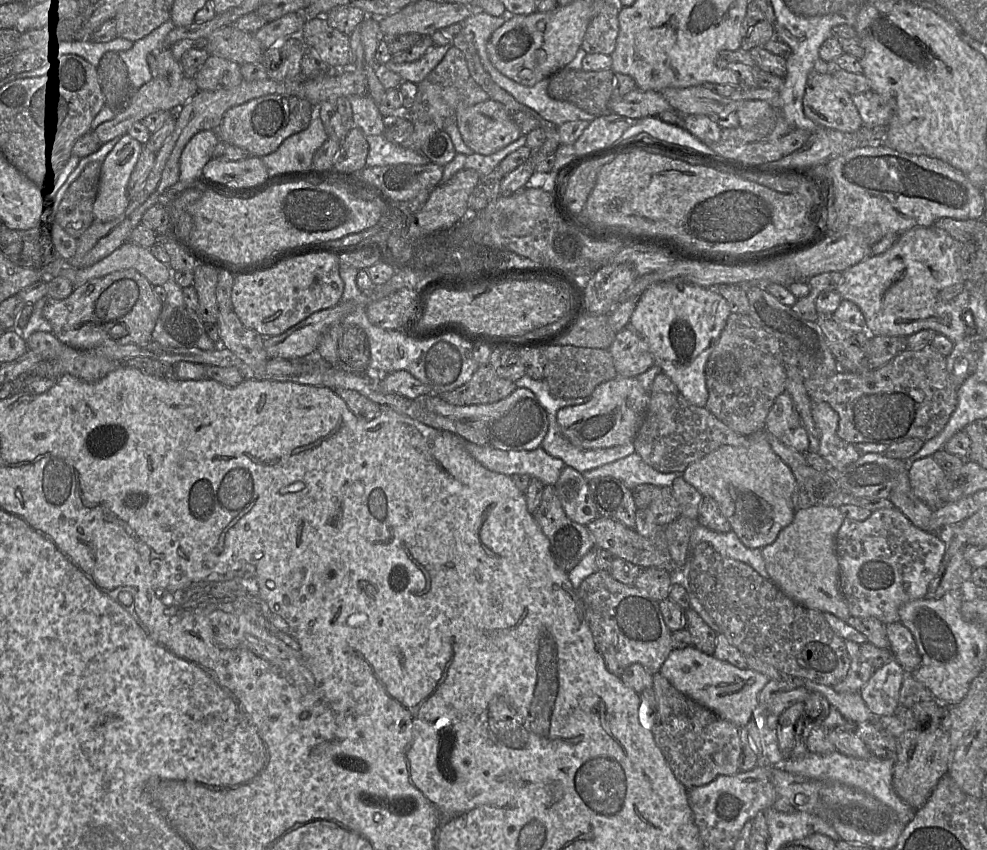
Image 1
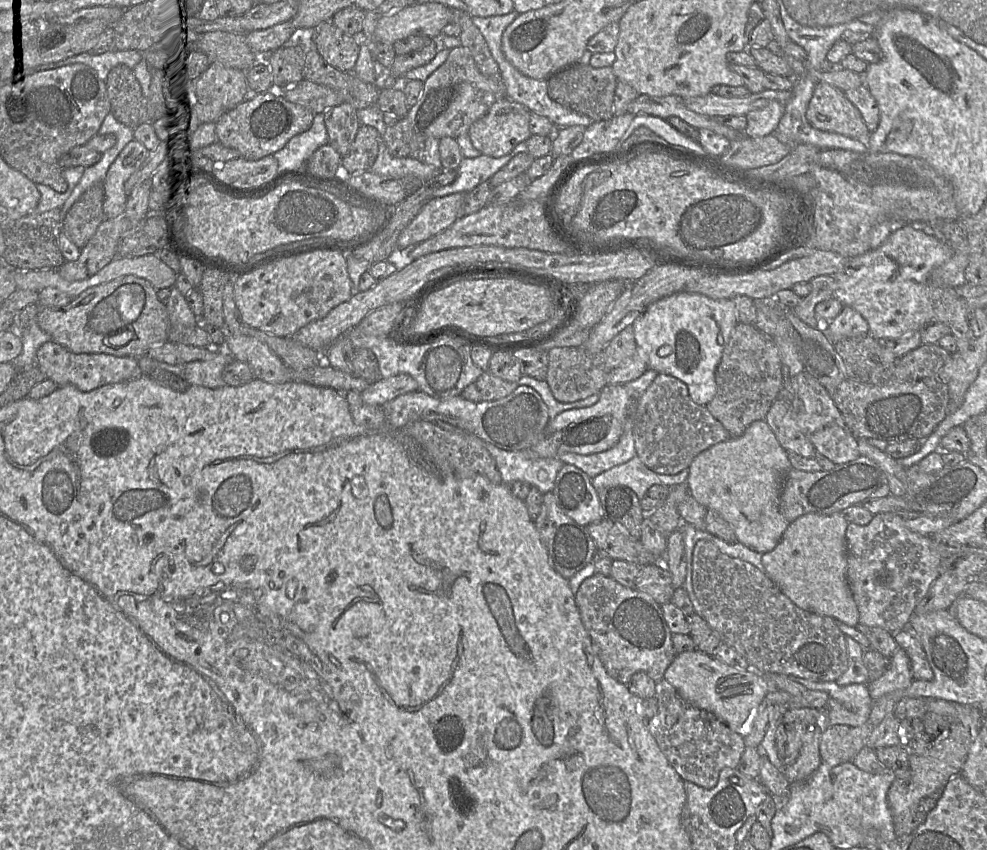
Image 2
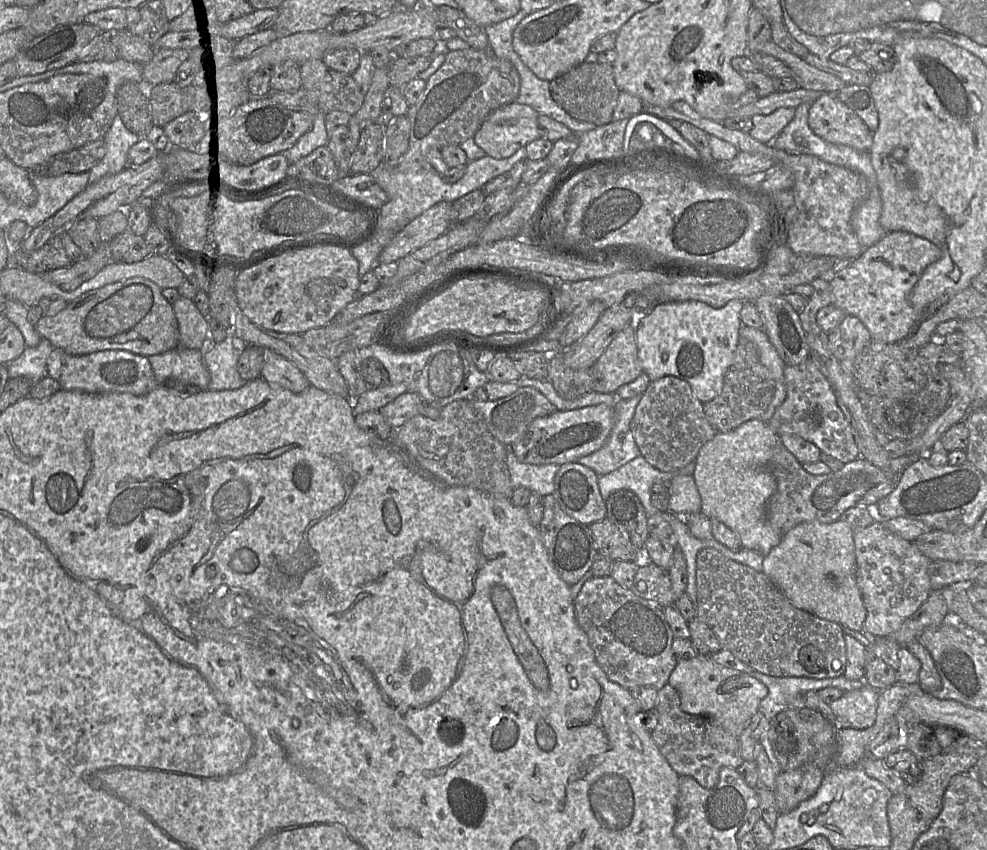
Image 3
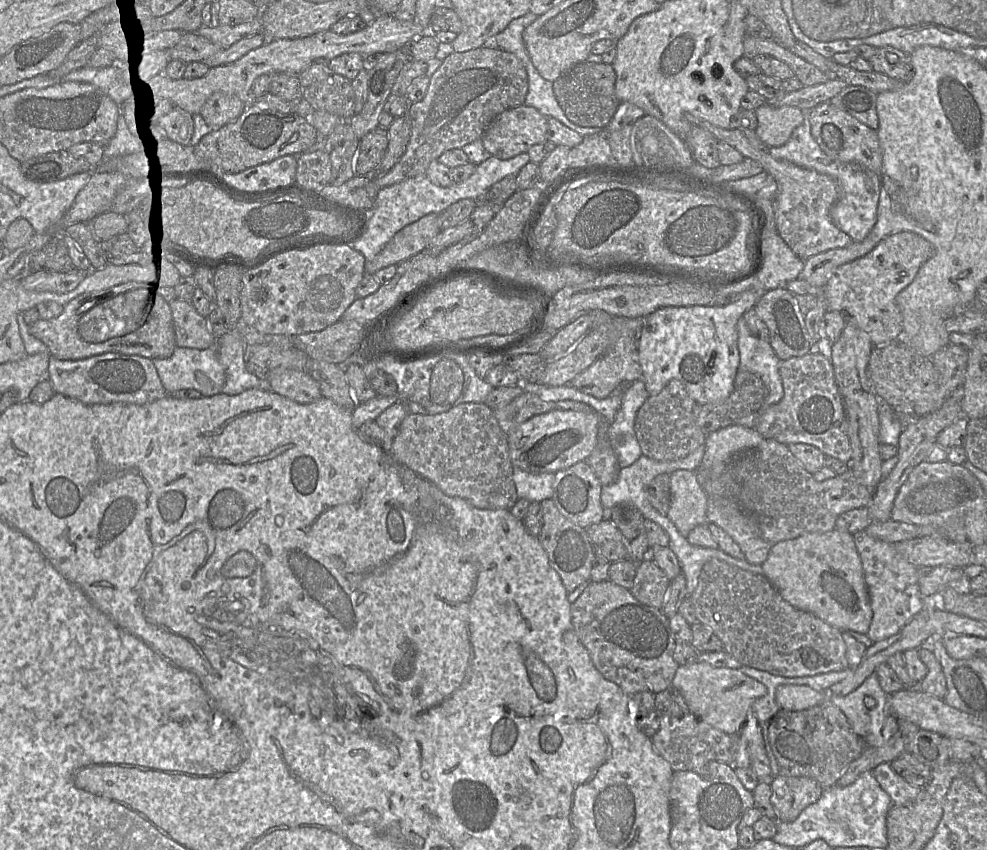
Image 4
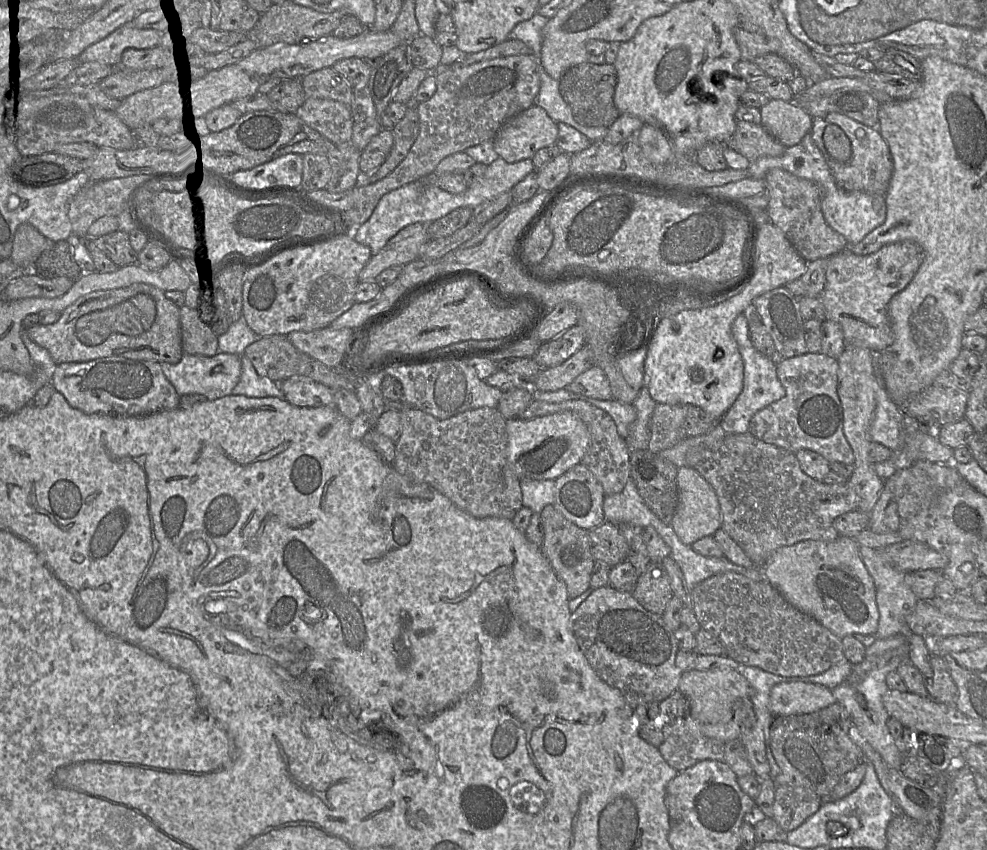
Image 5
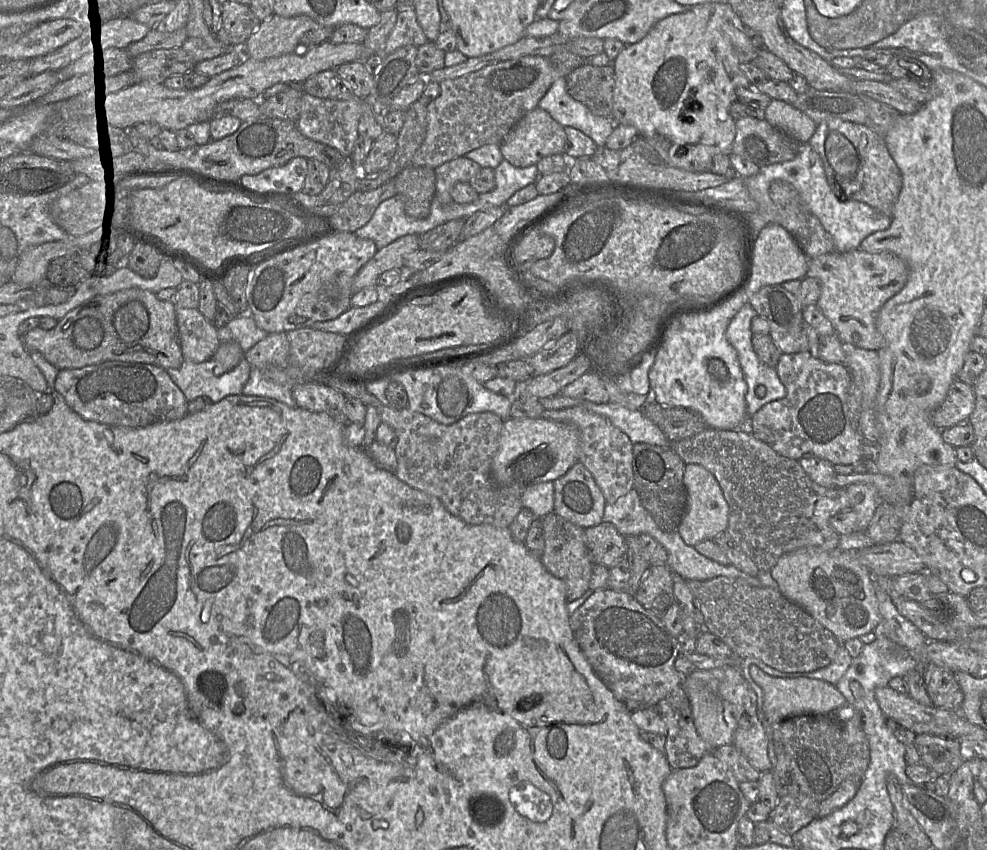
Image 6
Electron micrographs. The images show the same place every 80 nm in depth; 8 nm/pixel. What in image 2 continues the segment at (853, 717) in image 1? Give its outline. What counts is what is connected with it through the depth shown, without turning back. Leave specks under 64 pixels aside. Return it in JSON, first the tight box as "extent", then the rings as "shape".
{"extent":[787,675,873,711],"shape":[[[793,675],[787,676],[791,680],[803,685],[808,690],[826,692],[829,698],[835,699],[851,711],[858,710],[861,707],[871,709],[873,700],[869,695],[867,684],[855,683],[847,686],[839,686],[836,681],[810,681]]]}

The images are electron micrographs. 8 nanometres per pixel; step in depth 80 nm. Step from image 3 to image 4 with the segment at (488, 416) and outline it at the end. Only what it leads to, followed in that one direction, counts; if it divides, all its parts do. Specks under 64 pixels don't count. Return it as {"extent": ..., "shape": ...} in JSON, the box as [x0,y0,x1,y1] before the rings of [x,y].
{"extent":[493,391,595,434],"shape":[[[524,391],[506,406],[493,410],[500,428],[506,434],[530,418],[553,410],[595,412],[589,405],[582,402],[573,400],[544,401],[536,394],[527,391]]]}

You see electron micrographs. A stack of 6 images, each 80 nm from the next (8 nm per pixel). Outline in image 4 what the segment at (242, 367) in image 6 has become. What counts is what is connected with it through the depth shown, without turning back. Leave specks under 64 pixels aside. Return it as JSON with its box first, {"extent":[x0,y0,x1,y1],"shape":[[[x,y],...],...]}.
{"extent":[152,347,225,396],"shape":[[[176,347],[168,358],[152,359],[158,376],[168,393],[175,393],[181,389],[195,389],[203,396],[213,396],[222,393],[225,384],[225,369],[220,363],[215,349],[193,349]]]}

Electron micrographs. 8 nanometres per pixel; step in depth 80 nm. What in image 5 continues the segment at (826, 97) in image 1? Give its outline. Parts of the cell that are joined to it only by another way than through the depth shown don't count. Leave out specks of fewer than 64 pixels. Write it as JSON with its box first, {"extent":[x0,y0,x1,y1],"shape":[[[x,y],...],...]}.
{"extent":[811,112,893,196],"shape":[[[831,112],[813,118],[811,136],[837,184],[845,191],[863,191],[885,196],[893,172],[889,147],[877,128],[871,128],[843,114]]]}

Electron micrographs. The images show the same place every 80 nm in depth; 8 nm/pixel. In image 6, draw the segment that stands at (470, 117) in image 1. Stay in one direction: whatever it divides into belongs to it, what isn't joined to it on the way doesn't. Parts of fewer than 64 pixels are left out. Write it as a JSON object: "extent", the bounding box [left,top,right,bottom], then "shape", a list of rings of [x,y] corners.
{"extent":[500,106,567,168],"shape":[[[539,106],[526,113],[509,131],[500,144],[505,160],[518,168],[536,165],[541,159],[554,154],[563,154],[567,136],[564,127]]]}

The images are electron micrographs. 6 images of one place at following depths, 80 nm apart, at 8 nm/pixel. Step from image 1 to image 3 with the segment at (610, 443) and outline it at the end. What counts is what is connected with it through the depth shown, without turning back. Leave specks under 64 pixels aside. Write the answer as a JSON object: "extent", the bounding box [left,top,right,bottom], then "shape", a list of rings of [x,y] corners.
{"extent":[509,404,614,465],"shape":[[[599,404],[569,411],[556,411],[534,419],[509,449],[525,464],[563,465],[577,462],[579,458],[599,450],[607,441],[613,426],[614,406]]]}

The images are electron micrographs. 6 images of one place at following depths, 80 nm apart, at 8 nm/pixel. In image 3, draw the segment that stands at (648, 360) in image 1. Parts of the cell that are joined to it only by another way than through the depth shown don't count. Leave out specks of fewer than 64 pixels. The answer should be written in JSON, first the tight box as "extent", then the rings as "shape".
{"extent":[592,326,643,393],"shape":[[[626,326],[618,333],[604,353],[592,366],[592,371],[594,391],[599,393],[615,393],[622,385],[634,381],[643,373],[638,358],[635,329],[632,326]]]}

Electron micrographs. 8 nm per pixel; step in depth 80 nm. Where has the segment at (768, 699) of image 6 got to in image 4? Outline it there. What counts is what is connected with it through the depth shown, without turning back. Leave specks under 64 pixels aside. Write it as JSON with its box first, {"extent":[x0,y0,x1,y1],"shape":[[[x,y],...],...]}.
{"extent":[775,685,828,711],"shape":[[[780,685],[775,699],[782,710],[801,711],[819,706],[828,698],[828,691],[817,691],[805,685]]]}

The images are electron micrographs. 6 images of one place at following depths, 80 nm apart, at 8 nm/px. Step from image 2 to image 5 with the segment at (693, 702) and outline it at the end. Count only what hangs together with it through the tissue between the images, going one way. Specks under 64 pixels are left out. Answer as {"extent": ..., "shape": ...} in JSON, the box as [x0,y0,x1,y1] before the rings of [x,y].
{"extent":[678,669,750,743],"shape":[[[711,669],[711,670],[690,670],[683,672],[678,684],[680,691],[687,699],[691,716],[699,726],[703,735],[709,738],[720,740],[724,743],[740,737],[740,726],[736,722],[736,709],[743,699],[750,698],[750,684],[744,676],[734,669]]]}

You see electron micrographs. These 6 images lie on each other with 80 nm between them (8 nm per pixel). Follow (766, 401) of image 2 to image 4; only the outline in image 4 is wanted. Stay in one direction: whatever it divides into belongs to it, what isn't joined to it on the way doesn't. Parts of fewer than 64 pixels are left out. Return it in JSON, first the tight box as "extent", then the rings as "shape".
{"extent":[695,370,768,434],"shape":[[[737,370],[733,391],[726,400],[695,405],[696,422],[706,434],[736,424],[739,418],[757,411],[767,395],[768,388],[757,374]]]}

